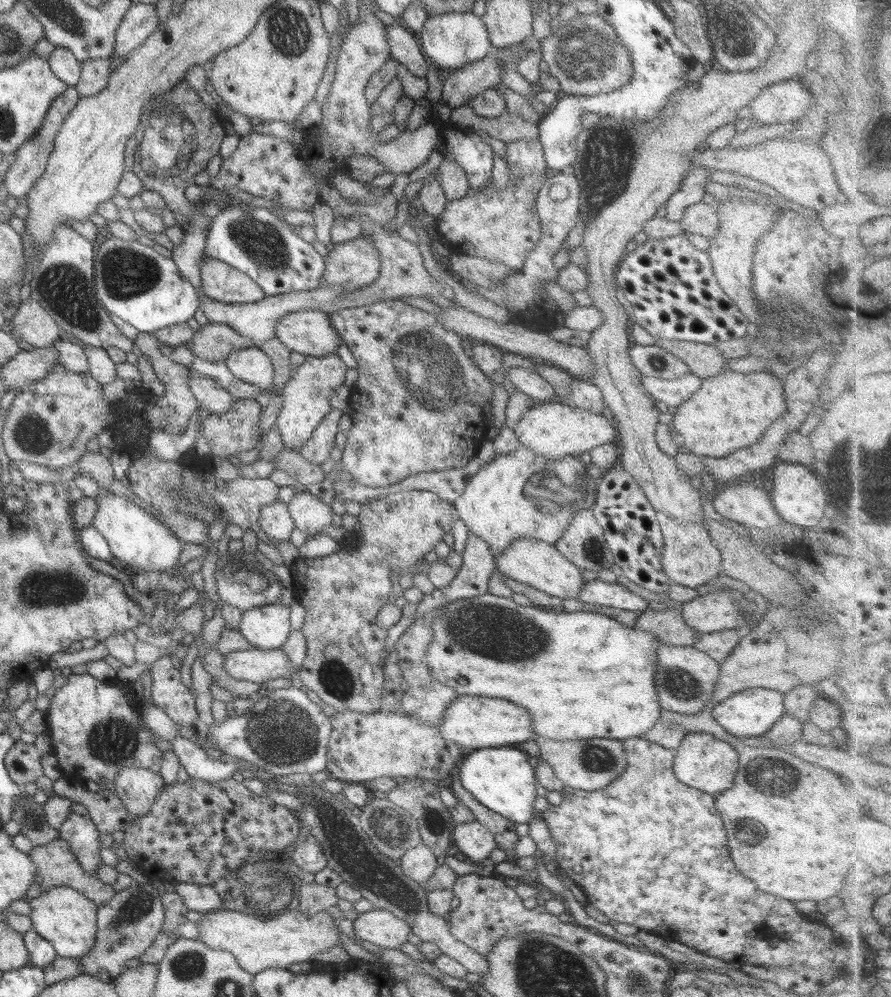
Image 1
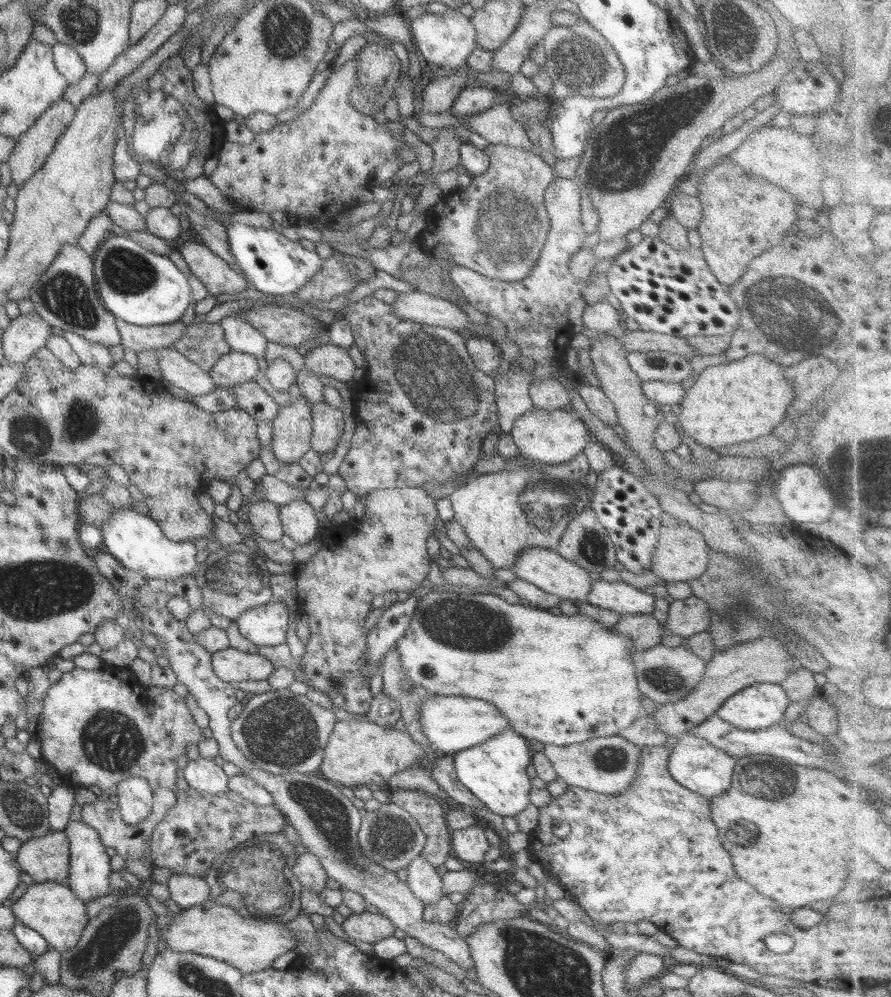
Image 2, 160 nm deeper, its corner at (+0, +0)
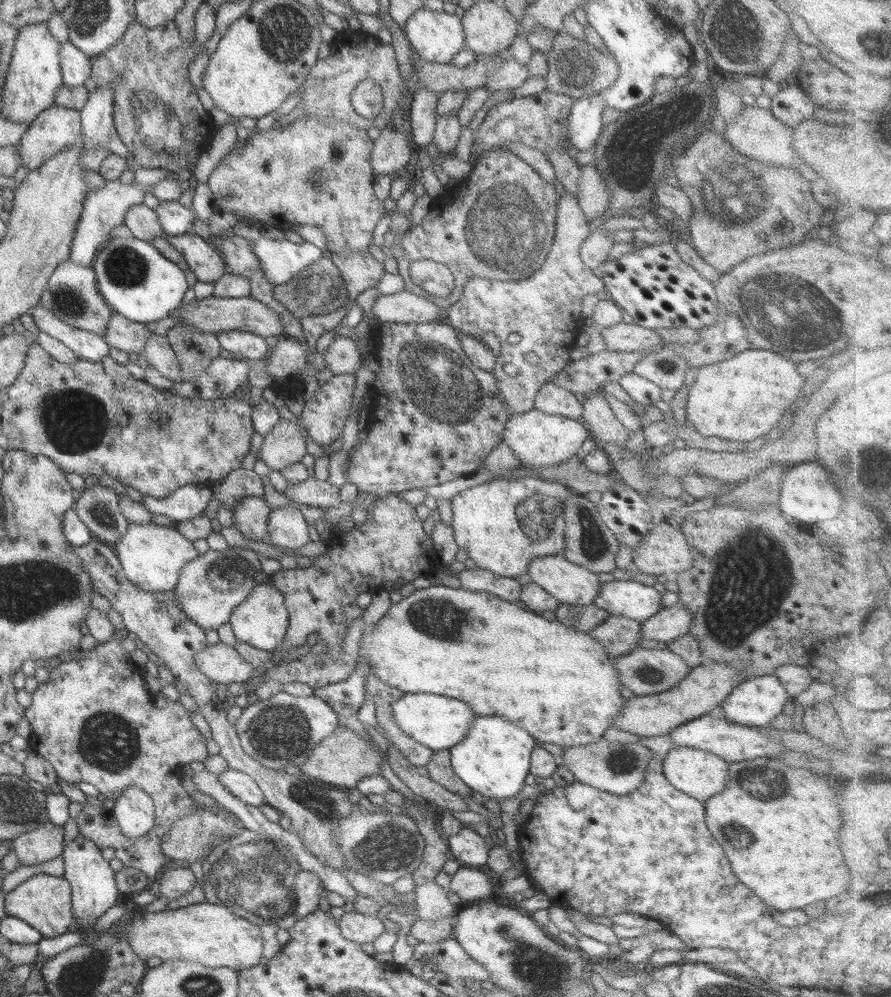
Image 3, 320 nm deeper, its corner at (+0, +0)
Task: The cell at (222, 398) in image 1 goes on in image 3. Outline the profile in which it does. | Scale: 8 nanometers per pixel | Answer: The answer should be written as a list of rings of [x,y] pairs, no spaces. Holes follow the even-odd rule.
[[[152,335],[147,338],[142,350],[142,356],[149,362],[149,366],[156,368],[170,380],[184,382],[180,376],[180,363],[177,354],[163,335]]]

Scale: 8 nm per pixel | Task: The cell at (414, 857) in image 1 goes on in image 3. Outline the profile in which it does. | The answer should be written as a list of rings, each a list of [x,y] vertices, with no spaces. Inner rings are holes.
[[[434,880],[416,886],[416,914],[419,921],[436,921],[452,915],[456,905],[448,899],[450,890],[441,887]]]

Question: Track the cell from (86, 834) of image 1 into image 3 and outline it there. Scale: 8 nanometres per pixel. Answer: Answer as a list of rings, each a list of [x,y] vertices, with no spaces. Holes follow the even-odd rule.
[[[82,834],[64,847],[62,856],[65,864],[63,877],[71,884],[72,913],[78,924],[76,932],[84,935],[82,945],[90,945],[98,939],[98,934],[92,934],[90,929],[118,900],[120,891],[115,881],[115,872],[102,857],[102,849]]]

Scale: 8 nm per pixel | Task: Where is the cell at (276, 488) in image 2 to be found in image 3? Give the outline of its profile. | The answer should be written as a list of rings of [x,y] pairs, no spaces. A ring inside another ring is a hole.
[[[308,478],[297,484],[288,484],[285,492],[282,492],[296,505],[303,504],[325,510],[337,507],[340,504],[340,491],[332,486],[329,481]]]

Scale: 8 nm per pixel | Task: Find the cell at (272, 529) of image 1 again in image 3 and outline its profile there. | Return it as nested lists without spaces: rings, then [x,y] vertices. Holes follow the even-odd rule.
[[[244,498],[233,510],[235,527],[249,540],[264,541],[272,509],[264,499]]]

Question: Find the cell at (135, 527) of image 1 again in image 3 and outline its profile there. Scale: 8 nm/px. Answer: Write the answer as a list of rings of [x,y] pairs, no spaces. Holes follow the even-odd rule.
[[[129,522],[127,533],[112,544],[126,574],[126,579],[147,592],[172,591],[178,584],[185,564],[198,556],[192,541],[186,539],[176,527],[159,526],[152,522]]]

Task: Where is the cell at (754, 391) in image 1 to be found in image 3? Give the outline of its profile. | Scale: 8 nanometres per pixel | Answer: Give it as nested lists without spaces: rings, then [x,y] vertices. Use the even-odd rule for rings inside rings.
[[[768,349],[743,350],[732,358],[703,366],[695,377],[688,393],[687,420],[704,438],[714,436],[746,445],[768,434],[788,406],[796,408],[805,381],[792,360]]]

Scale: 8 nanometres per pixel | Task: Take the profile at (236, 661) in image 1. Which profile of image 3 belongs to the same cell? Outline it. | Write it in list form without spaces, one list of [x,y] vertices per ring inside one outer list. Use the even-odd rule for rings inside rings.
[[[220,641],[206,645],[193,658],[193,663],[202,674],[218,684],[246,683],[257,675],[249,662],[234,648]]]

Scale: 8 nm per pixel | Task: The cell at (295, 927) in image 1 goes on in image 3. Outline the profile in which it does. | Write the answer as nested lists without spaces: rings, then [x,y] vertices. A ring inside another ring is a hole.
[[[208,900],[185,907],[178,907],[162,912],[147,912],[144,909],[134,911],[130,924],[126,926],[128,933],[128,947],[136,953],[140,961],[146,962],[150,957],[158,957],[162,961],[186,961],[188,963],[200,963],[208,968],[250,969],[260,965],[263,958],[264,941],[260,926],[250,923],[248,920],[232,913],[230,905],[214,904]]]

